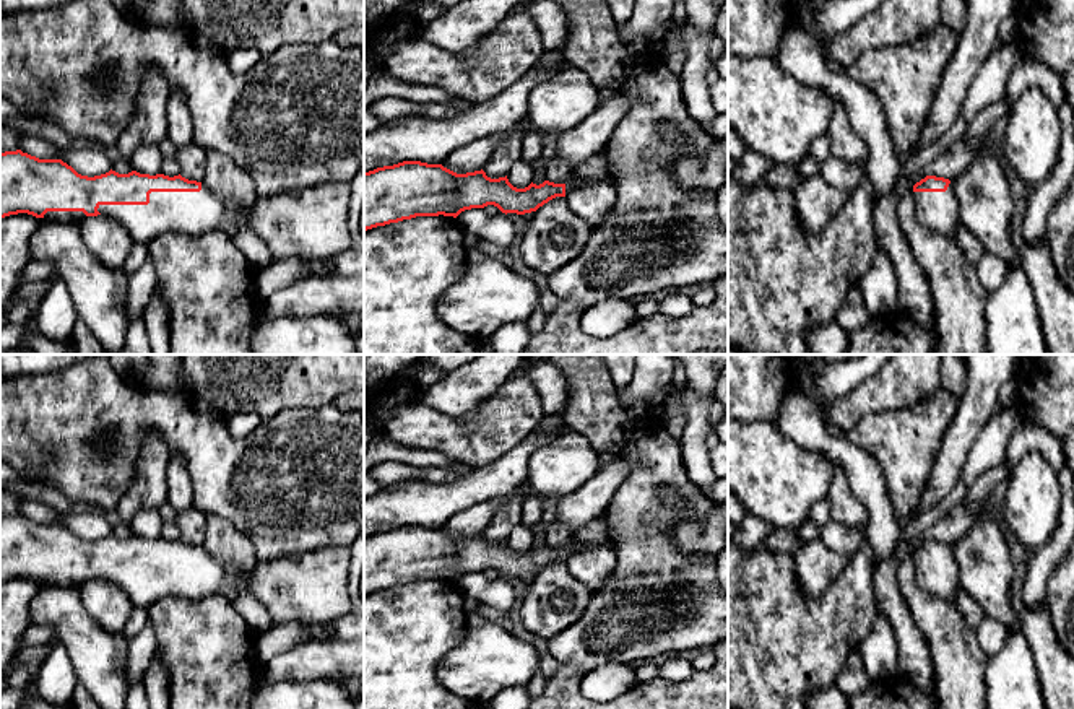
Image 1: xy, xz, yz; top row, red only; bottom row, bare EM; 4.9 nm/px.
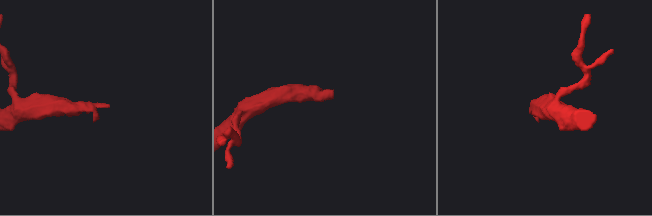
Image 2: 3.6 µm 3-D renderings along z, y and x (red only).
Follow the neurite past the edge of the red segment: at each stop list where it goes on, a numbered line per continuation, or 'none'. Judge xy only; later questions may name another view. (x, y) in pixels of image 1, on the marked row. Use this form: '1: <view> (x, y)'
1: xy (197, 213)

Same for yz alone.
1: yz (938, 212)

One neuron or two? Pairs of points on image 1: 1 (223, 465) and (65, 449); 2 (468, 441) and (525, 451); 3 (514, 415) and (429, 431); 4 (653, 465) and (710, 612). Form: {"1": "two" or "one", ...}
{"1": "one", "2": "two", "3": "one", "4": "one"}

